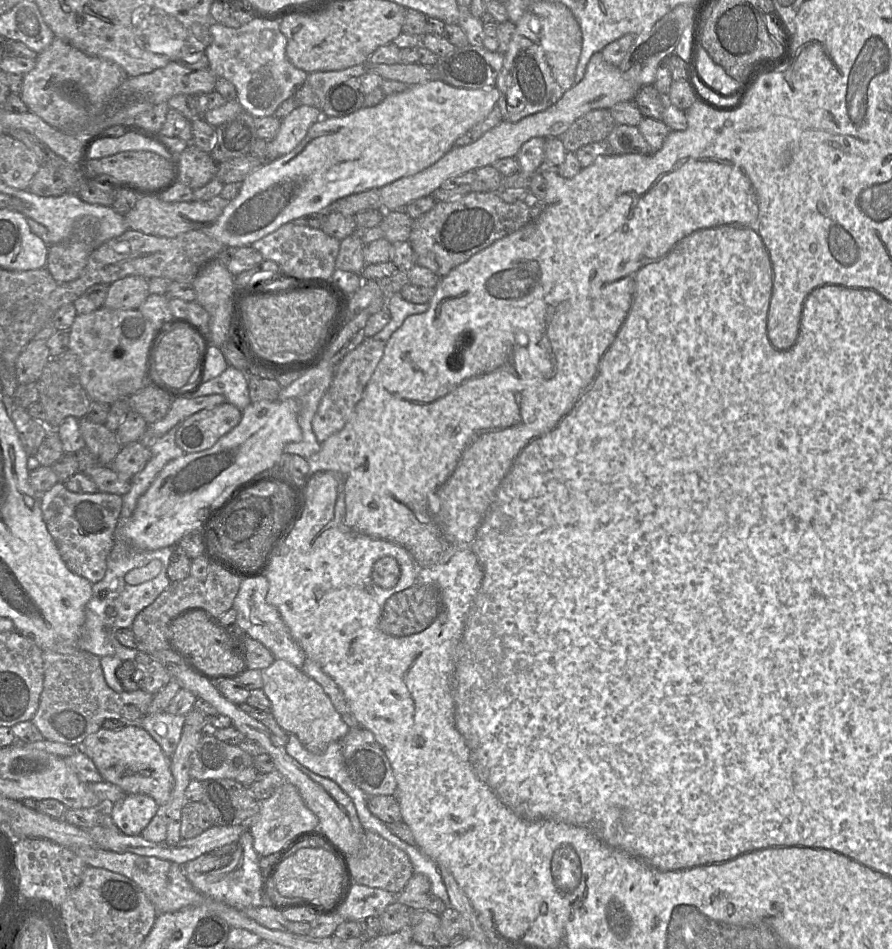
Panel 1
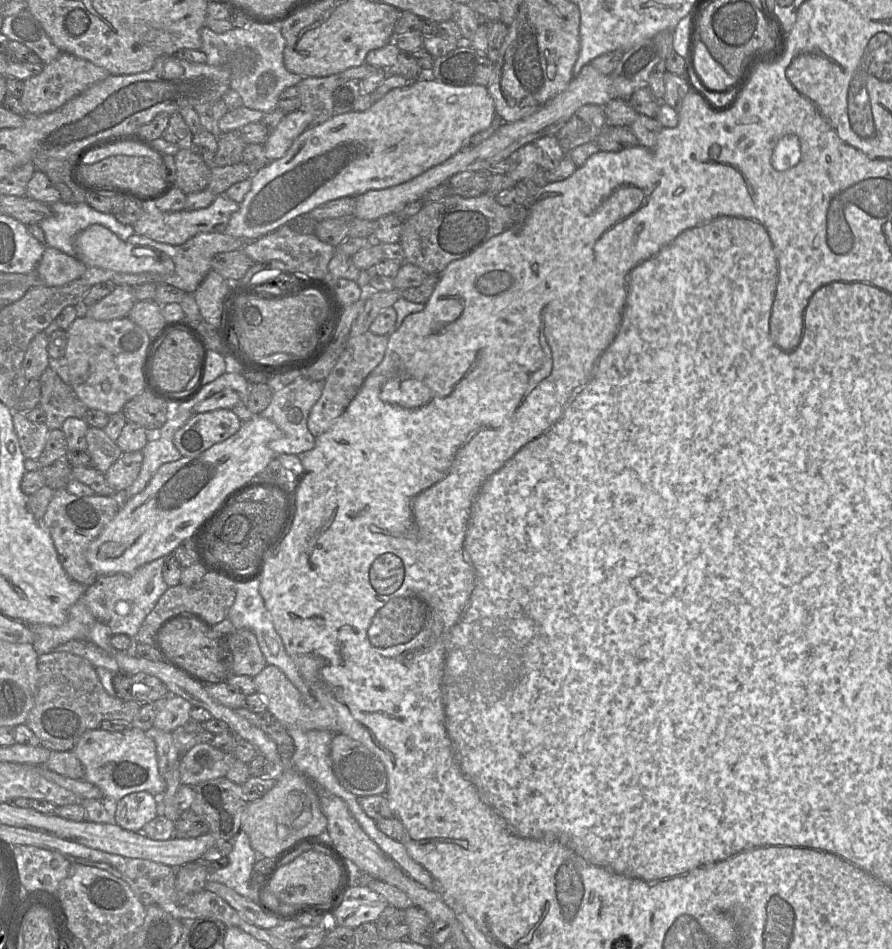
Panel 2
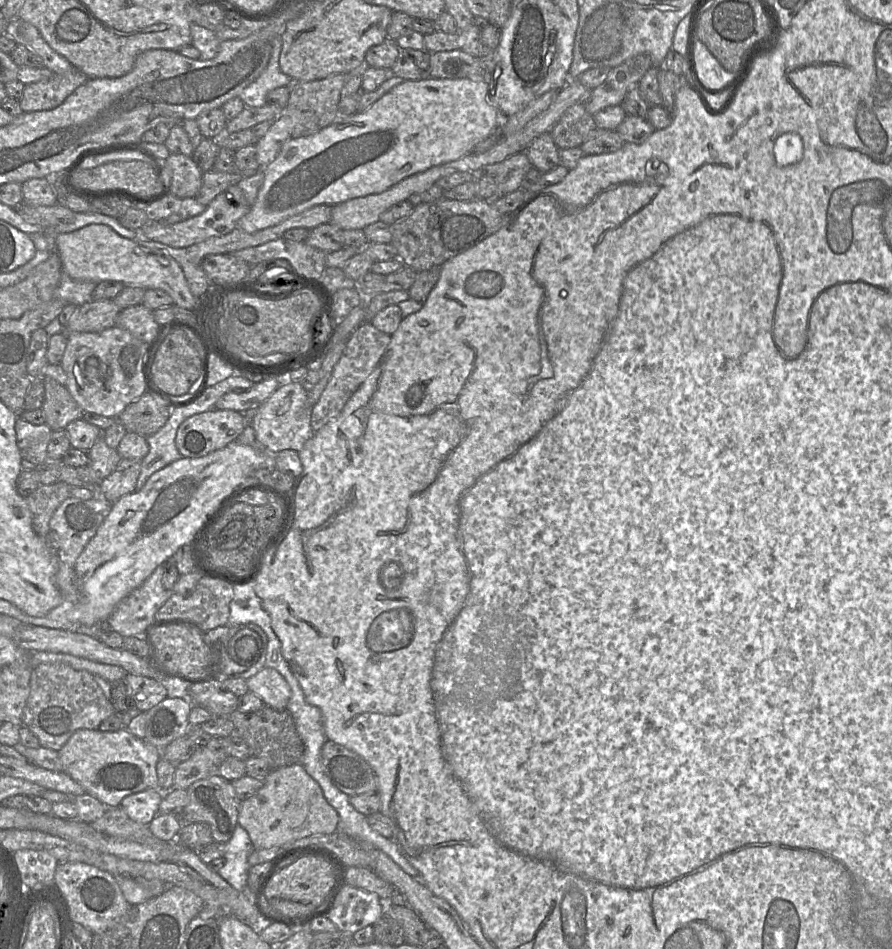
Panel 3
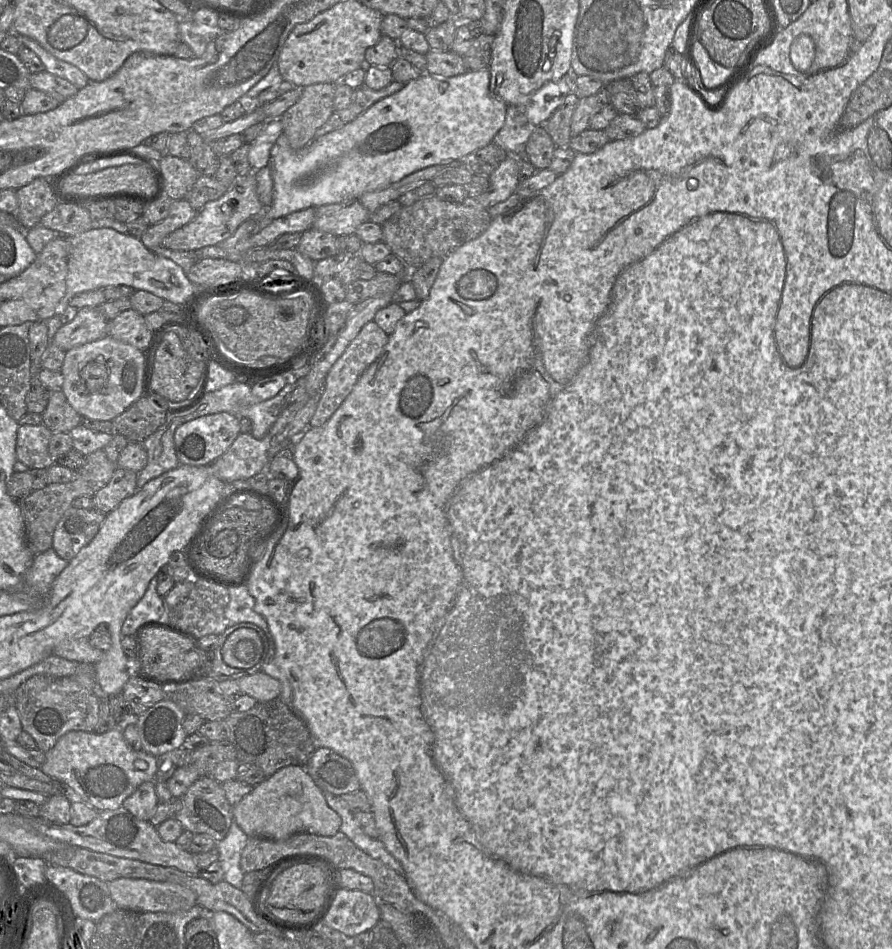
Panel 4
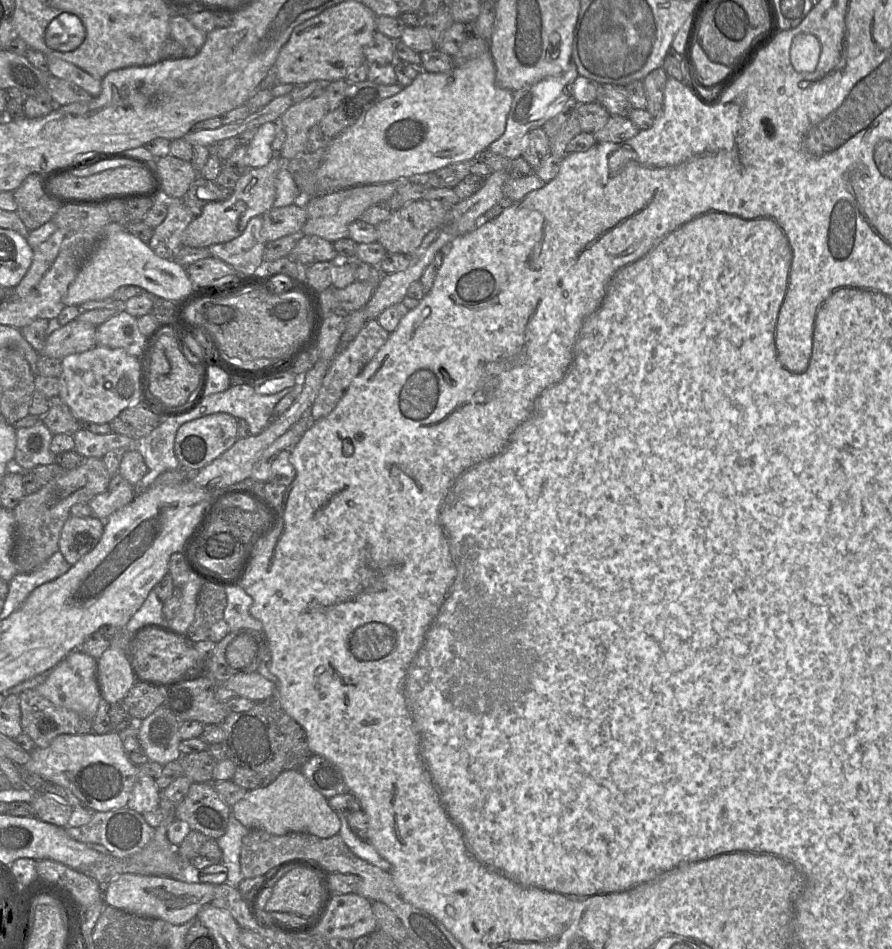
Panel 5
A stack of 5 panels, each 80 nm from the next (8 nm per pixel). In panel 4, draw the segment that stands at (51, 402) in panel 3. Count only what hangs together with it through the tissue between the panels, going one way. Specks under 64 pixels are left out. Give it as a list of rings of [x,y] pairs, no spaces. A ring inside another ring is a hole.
[[[62,390],[50,391],[42,421],[52,433],[69,433],[81,424],[82,419],[83,417],[70,405]]]

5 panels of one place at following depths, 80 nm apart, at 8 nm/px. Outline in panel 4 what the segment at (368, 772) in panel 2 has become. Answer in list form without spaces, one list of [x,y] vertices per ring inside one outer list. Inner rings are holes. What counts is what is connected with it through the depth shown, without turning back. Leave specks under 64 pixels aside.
[[[316,748],[304,768],[321,790],[336,796],[361,789],[352,763],[330,748]]]

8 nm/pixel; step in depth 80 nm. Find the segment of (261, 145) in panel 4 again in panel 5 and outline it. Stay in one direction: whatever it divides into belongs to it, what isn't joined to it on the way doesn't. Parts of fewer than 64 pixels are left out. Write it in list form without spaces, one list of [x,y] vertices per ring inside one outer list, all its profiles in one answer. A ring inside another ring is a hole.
[[[278,121],[267,122],[260,126],[247,146],[245,163],[248,168],[258,168],[267,165],[275,155],[272,142],[277,131]]]

